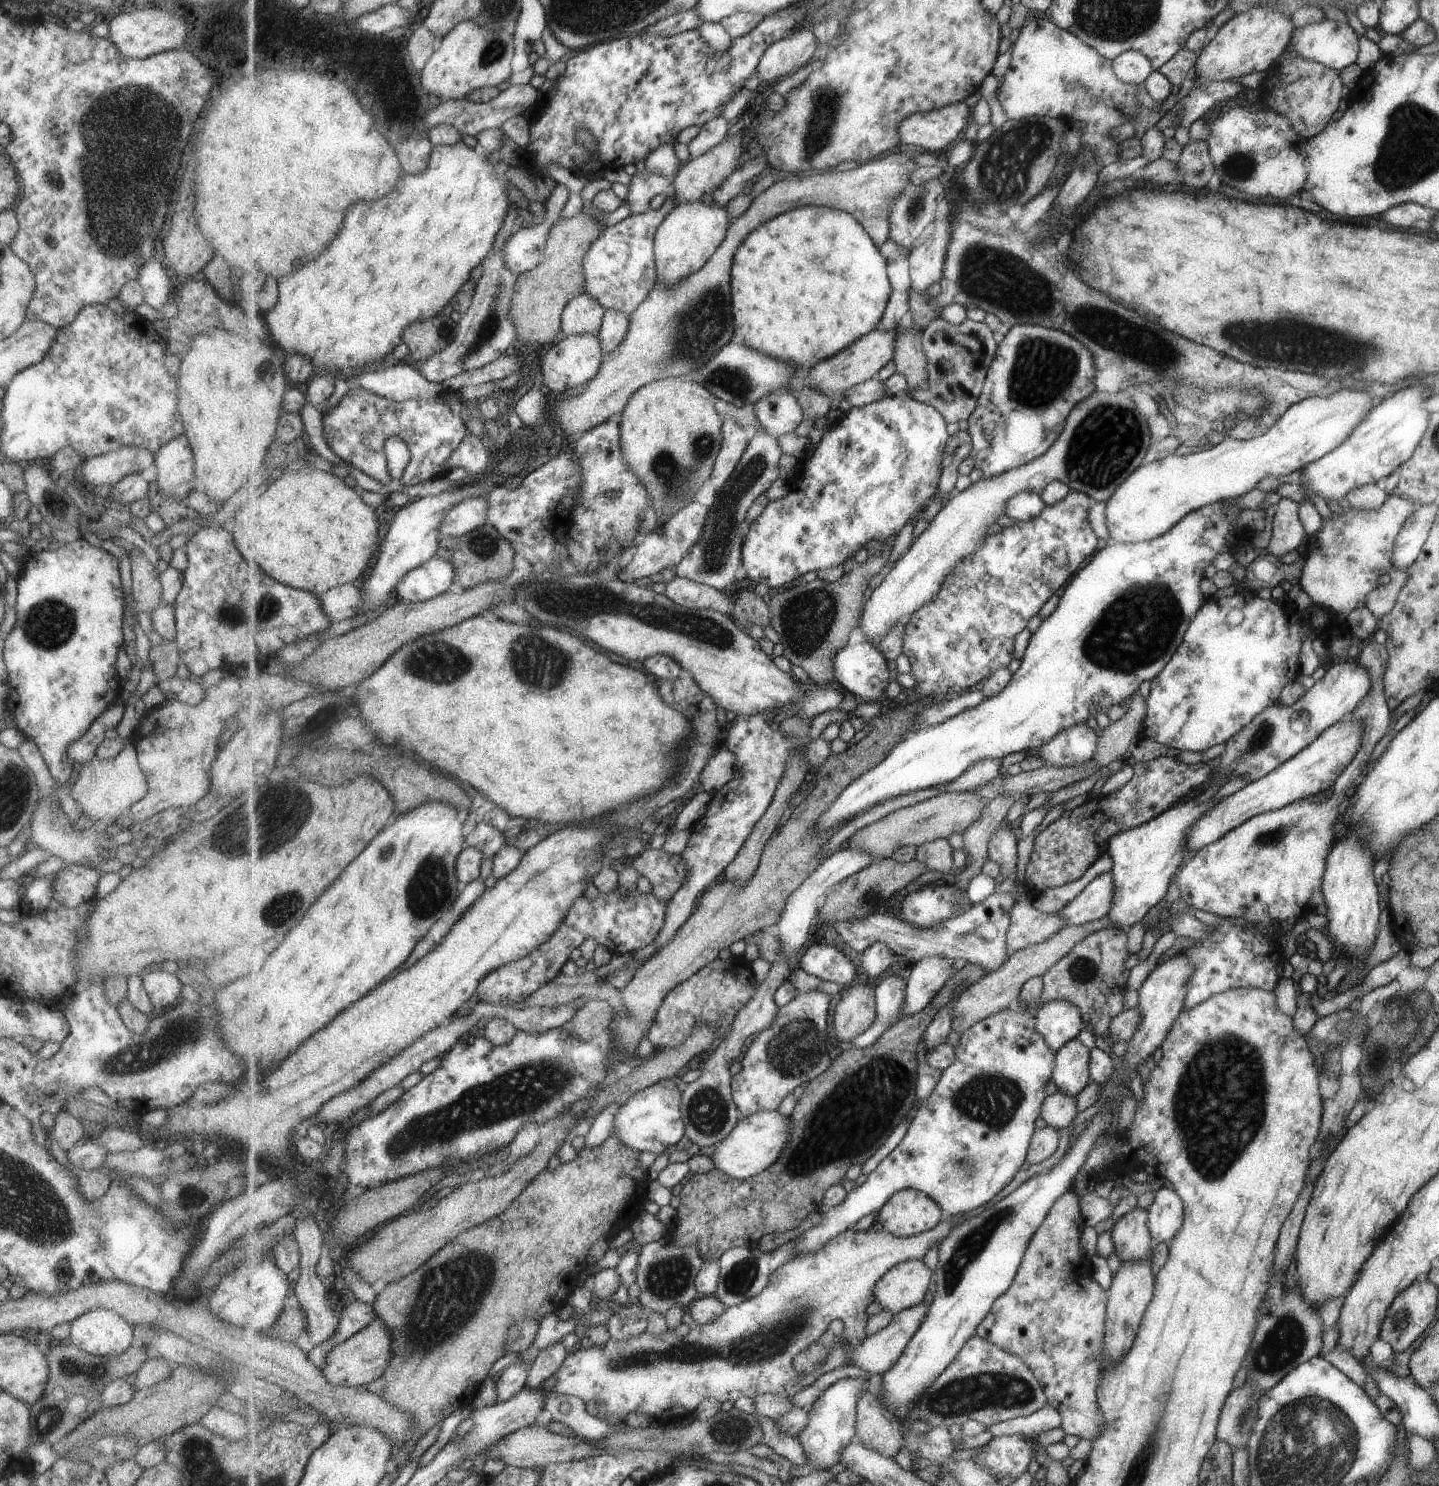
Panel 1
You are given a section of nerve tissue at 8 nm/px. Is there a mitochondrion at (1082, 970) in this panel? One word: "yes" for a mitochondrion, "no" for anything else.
yes

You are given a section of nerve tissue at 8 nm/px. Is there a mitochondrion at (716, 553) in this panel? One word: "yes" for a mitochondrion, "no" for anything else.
yes

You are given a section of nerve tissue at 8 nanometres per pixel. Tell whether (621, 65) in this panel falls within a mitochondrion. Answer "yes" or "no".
no

